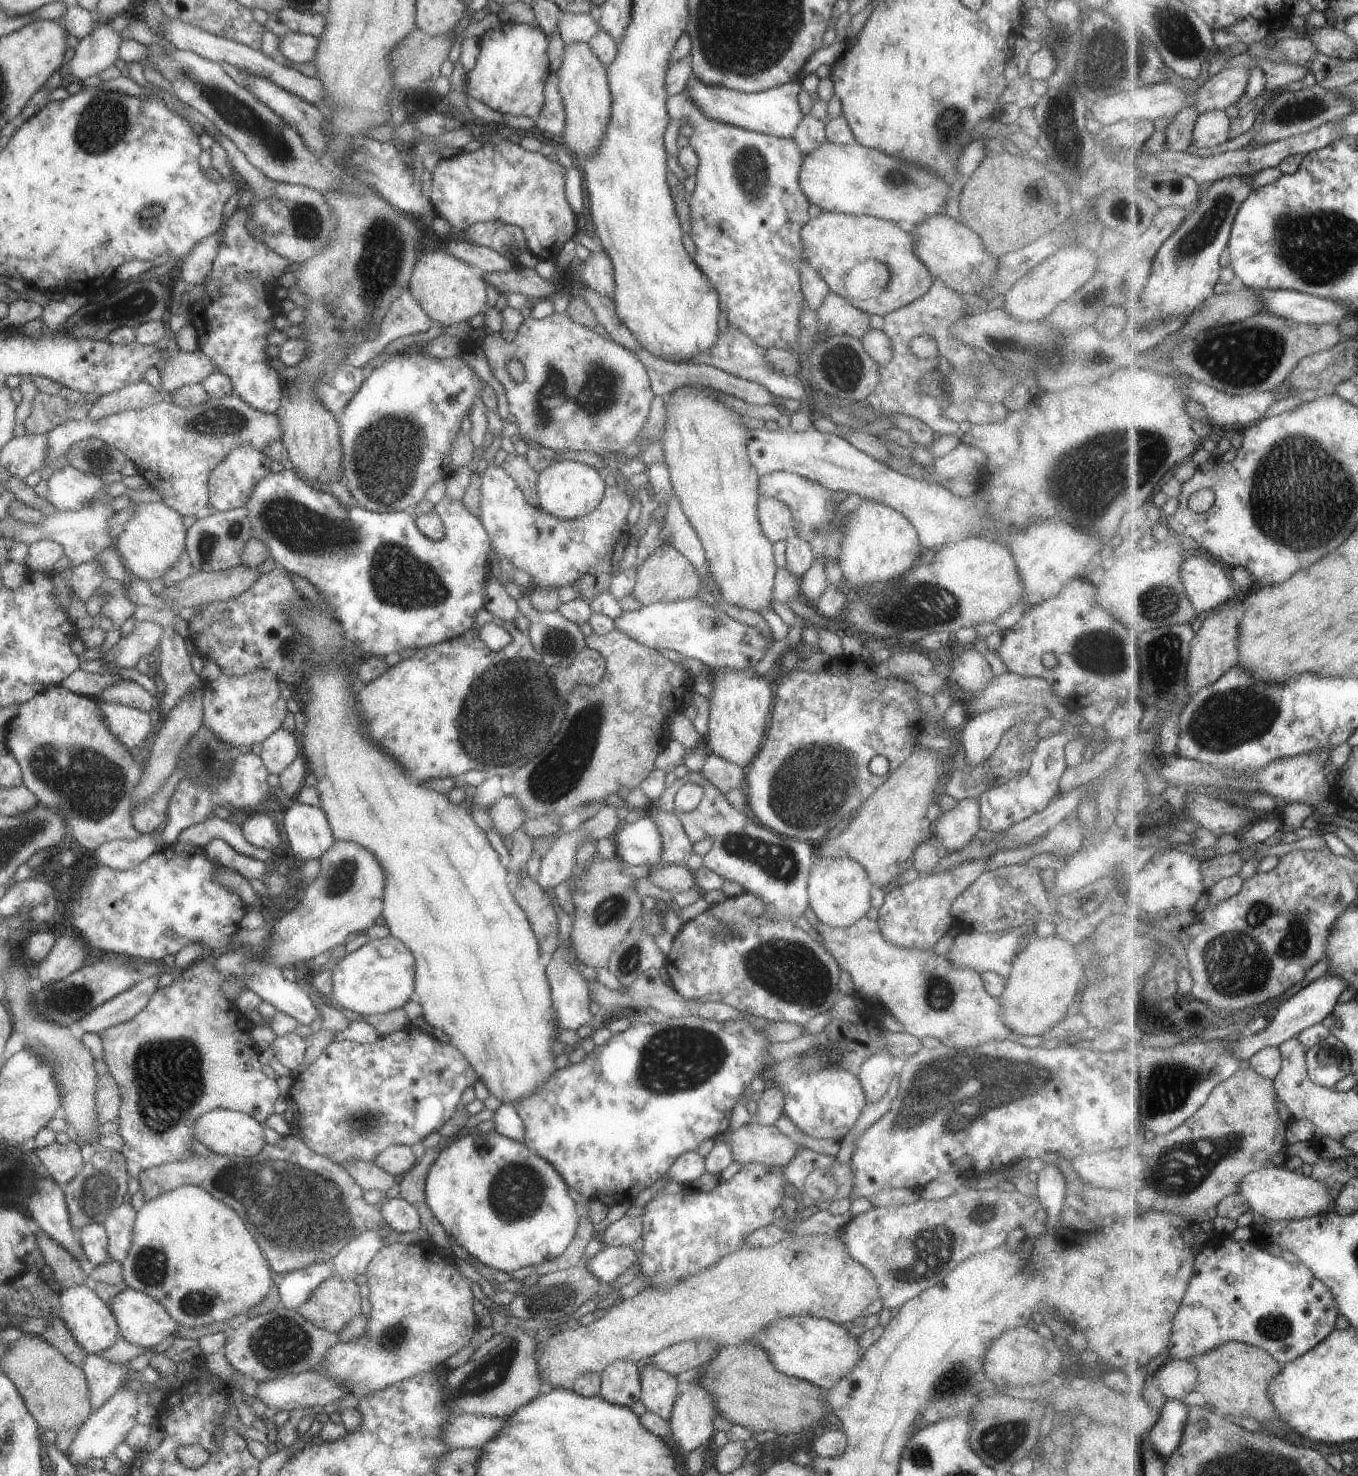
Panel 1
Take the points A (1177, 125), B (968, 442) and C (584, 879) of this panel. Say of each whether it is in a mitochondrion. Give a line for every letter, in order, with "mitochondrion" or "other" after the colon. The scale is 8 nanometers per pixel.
A: other
B: other
C: other

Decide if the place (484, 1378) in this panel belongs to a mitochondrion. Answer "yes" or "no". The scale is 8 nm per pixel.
yes

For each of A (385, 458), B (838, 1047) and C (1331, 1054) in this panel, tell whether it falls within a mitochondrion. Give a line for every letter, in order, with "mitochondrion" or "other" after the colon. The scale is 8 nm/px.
A: mitochondrion
B: mitochondrion
C: mitochondrion

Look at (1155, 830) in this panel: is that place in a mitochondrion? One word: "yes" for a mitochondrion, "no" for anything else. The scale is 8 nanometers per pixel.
yes

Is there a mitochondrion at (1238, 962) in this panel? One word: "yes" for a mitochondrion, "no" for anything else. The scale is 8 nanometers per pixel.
yes

